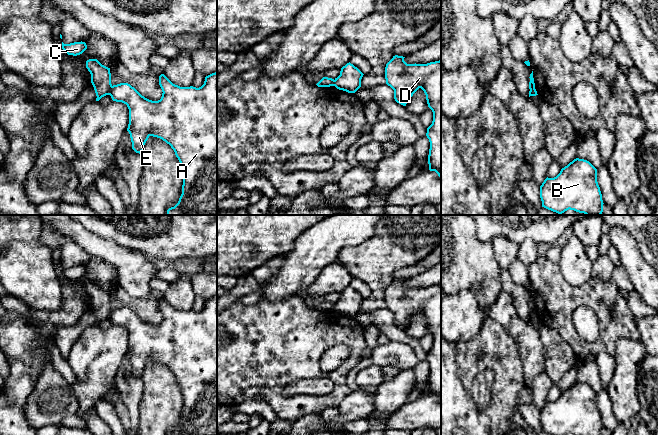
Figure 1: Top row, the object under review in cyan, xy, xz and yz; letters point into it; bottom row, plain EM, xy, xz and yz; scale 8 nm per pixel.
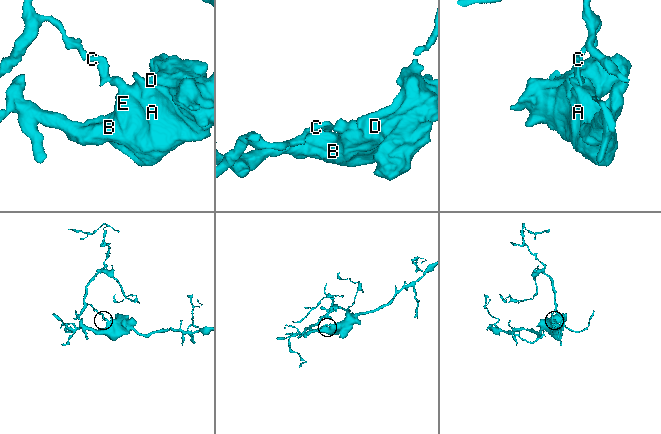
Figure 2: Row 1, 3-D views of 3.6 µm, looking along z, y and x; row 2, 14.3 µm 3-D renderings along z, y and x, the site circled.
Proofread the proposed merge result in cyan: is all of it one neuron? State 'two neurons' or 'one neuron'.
two neurons

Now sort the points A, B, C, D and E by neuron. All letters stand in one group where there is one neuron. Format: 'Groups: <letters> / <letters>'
Groups: A B D E / C

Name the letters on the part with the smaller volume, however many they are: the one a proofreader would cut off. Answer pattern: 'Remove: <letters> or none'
Remove: C

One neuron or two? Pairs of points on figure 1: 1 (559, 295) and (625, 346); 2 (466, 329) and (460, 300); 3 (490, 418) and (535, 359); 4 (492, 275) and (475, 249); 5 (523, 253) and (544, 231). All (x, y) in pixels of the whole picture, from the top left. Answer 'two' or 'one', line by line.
1: two
2: one
3: two
4: one
5: two

